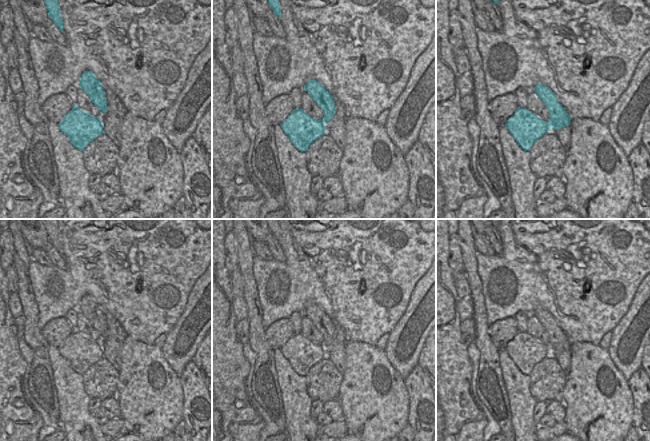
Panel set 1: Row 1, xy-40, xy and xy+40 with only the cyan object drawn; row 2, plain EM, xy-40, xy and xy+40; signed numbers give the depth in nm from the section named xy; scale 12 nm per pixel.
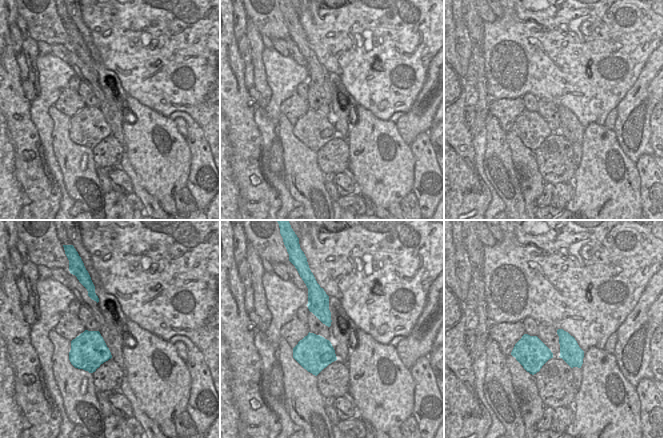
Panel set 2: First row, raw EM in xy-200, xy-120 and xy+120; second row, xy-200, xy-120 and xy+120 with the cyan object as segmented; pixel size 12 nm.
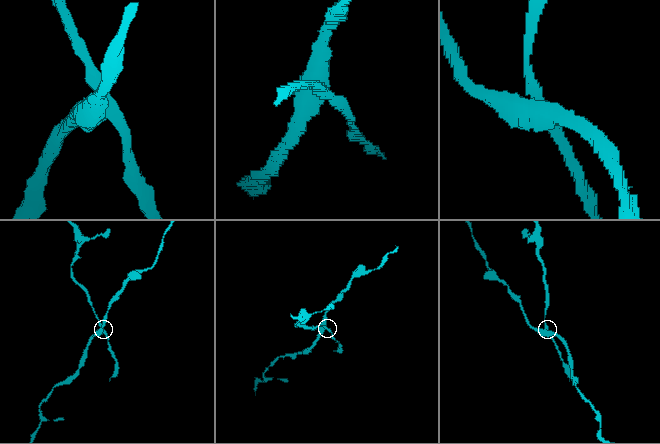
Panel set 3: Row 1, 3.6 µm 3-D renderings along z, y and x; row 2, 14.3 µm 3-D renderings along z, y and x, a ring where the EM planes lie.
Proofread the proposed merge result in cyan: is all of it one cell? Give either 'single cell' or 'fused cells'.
fused cells

